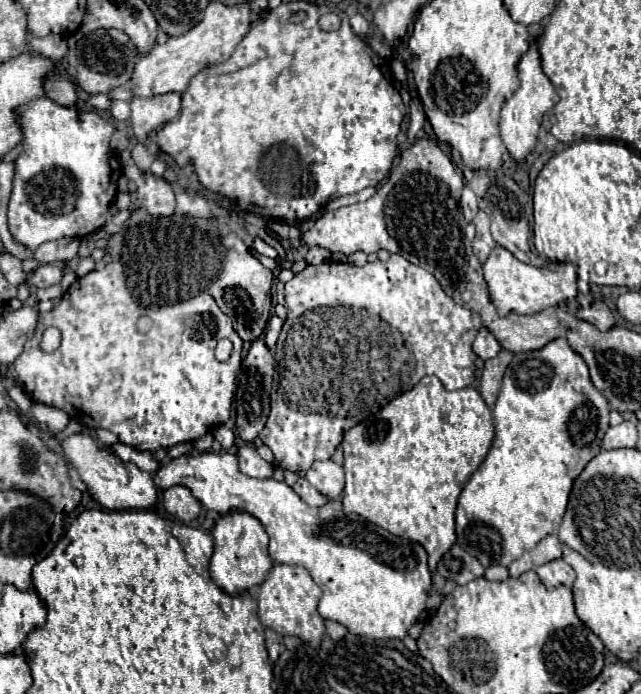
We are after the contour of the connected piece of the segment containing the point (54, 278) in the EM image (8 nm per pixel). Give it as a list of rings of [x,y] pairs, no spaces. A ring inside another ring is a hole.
[[[40,265],[36,271],[30,273],[28,283],[32,283],[38,289],[56,285],[62,281],[62,267],[60,265]]]

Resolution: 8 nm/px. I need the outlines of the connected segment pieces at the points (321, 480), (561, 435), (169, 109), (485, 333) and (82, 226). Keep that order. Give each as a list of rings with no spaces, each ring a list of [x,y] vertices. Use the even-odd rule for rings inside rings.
[[[314,461],[306,479],[328,499],[336,499],[344,491],[344,469],[334,461]]]
[[[554,339],[538,351],[516,353],[506,367],[502,389],[492,413],[496,429],[494,443],[484,463],[464,485],[458,499],[458,545],[474,555],[484,567],[508,567],[524,551],[534,549],[548,533],[556,533],[562,523],[574,479],[602,449],[600,445],[608,427],[608,413],[610,409],[606,397],[592,385],[584,359],[566,343],[566,339]]]
[[[166,93],[150,99],[134,99],[132,103],[132,129],[140,143],[146,141],[148,135],[156,133],[158,127],[172,121],[180,113],[180,95]]]
[[[480,329],[474,341],[474,353],[486,361],[498,355],[498,351],[500,351],[500,343],[496,341],[496,337],[488,329]]]
[[[46,97],[18,111],[24,151],[16,159],[14,187],[8,203],[12,237],[36,251],[46,241],[86,237],[104,227],[112,219],[110,203],[116,197],[120,177],[118,157],[110,149],[114,125],[96,111],[58,107],[58,103]]]

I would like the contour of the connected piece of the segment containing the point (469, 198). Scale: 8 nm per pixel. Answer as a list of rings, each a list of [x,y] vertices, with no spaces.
[[[464,187],[464,191],[462,191],[462,199],[460,199],[460,207],[462,207],[462,213],[464,213],[464,217],[466,217],[466,221],[472,221],[474,219],[474,215],[478,213],[478,203],[476,203],[476,195],[468,189],[468,187]]]

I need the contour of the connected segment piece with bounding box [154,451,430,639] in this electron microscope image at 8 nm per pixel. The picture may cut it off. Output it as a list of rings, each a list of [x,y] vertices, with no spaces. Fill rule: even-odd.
[[[208,451],[208,453],[194,453],[194,455],[182,455],[182,457],[178,457],[178,459],[172,459],[172,461],[168,461],[160,471],[154,473],[154,481],[156,481],[156,485],[162,487],[162,489],[168,489],[168,487],[174,487],[174,485],[184,485],[184,487],[188,487],[188,489],[192,491],[192,495],[194,495],[206,509],[212,509],[212,511],[216,511],[216,513],[220,513],[220,515],[232,511],[232,509],[240,509],[240,511],[246,511],[246,513],[250,513],[252,517],[256,517],[256,519],[264,525],[264,529],[266,529],[266,533],[268,533],[268,537],[270,537],[270,557],[272,557],[276,563],[306,567],[306,569],[310,571],[310,575],[312,575],[314,583],[322,589],[322,599],[320,599],[320,603],[318,603],[318,613],[320,613],[324,619],[342,623],[342,625],[344,625],[350,633],[354,633],[354,635],[368,637],[368,639],[404,639],[404,637],[408,635],[410,627],[420,621],[420,613],[426,609],[424,605],[426,605],[428,591],[430,591],[430,571],[428,571],[428,555],[426,555],[424,547],[422,547],[420,543],[412,543],[412,541],[400,539],[400,537],[388,533],[386,529],[382,529],[382,527],[378,527],[378,525],[372,525],[370,521],[366,521],[364,517],[360,517],[360,515],[356,515],[356,513],[348,513],[348,515],[342,513],[342,505],[340,505],[338,501],[330,501],[330,503],[326,503],[324,507],[314,509],[314,507],[306,505],[306,503],[292,491],[292,487],[288,487],[284,481],[280,483],[280,481],[274,481],[274,479],[254,479],[254,477],[248,477],[248,475],[240,473],[236,455],[222,453],[222,451],[220,451],[220,453],[212,453],[212,451]]]

